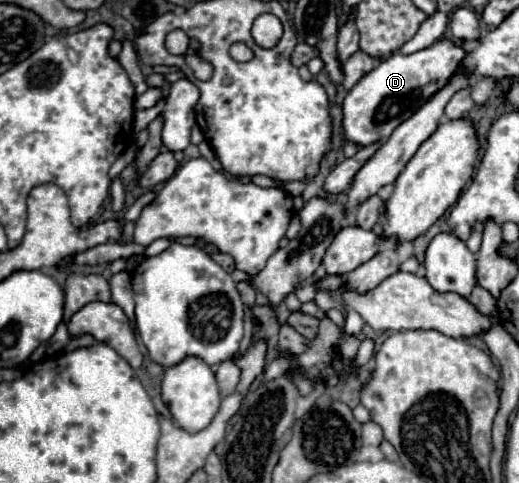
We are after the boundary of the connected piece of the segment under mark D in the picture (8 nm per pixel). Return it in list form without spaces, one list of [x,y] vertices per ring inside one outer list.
[[[439,39],[431,47],[411,55],[393,53],[383,59],[347,93],[343,101],[343,133],[347,141],[361,147],[385,141],[405,119],[415,113],[415,109],[439,93],[439,89],[443,89],[453,75],[463,73],[465,57],[467,51],[459,43],[453,39]]]

